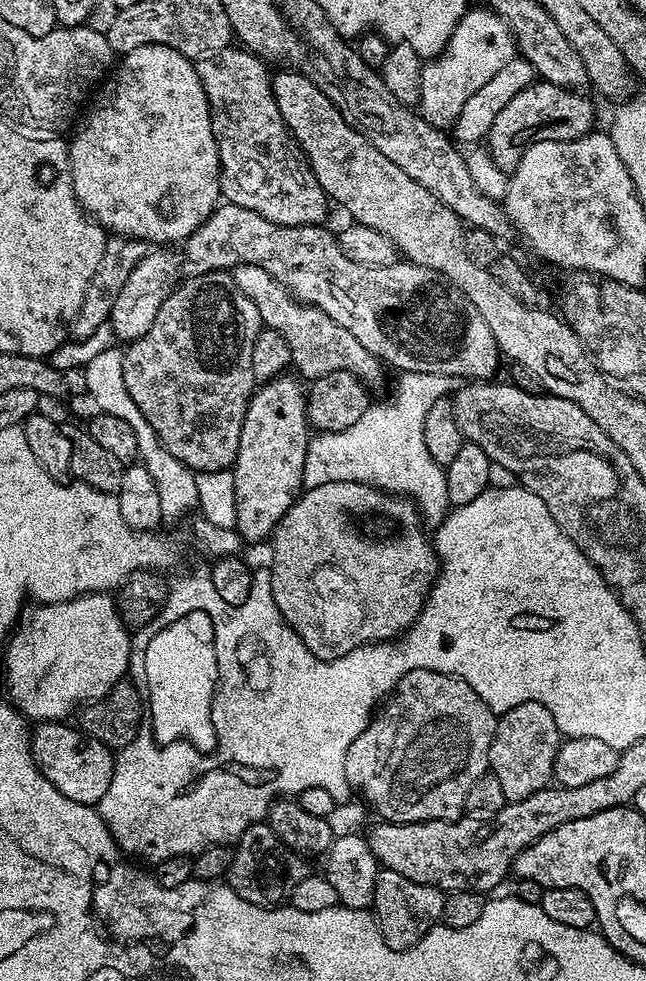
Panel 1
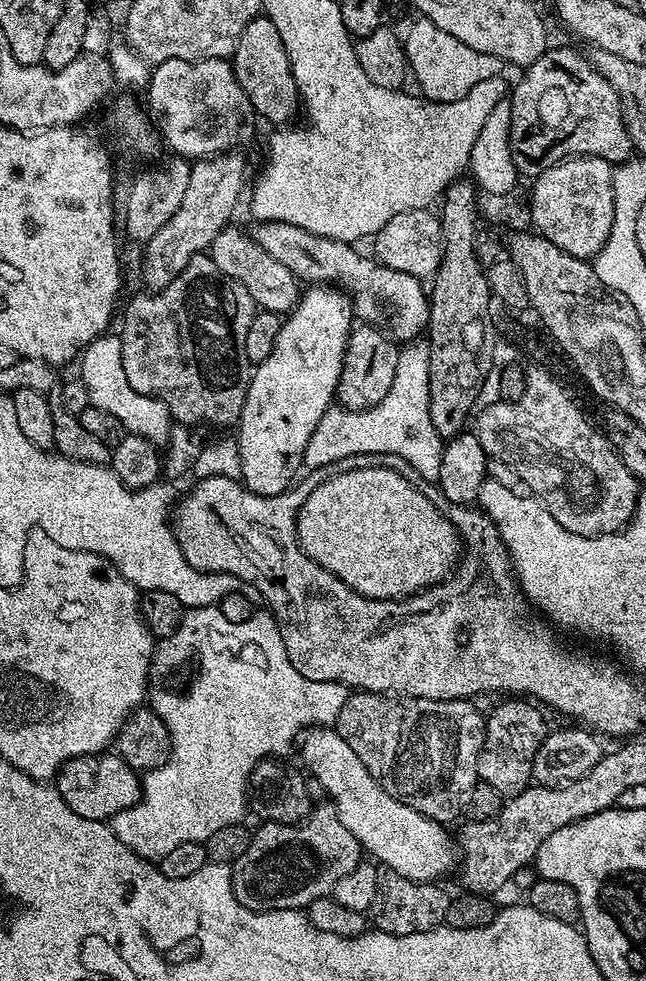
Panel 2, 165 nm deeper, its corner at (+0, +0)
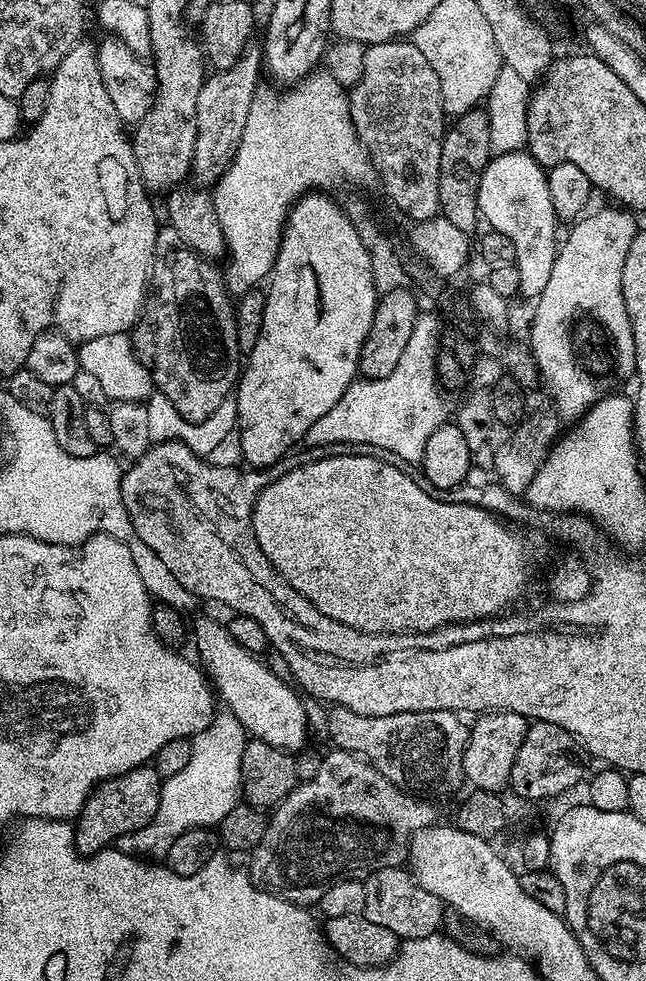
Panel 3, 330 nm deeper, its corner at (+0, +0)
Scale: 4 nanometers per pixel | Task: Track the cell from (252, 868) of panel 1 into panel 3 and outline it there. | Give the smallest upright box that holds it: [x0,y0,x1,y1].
[246,750,437,906]

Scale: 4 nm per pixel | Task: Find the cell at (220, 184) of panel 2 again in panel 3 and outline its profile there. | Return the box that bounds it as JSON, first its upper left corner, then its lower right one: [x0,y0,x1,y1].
[190,46,262,185]

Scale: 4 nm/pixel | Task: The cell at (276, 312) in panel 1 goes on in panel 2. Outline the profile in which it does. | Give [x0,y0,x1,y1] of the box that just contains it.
[210,227,302,314]

